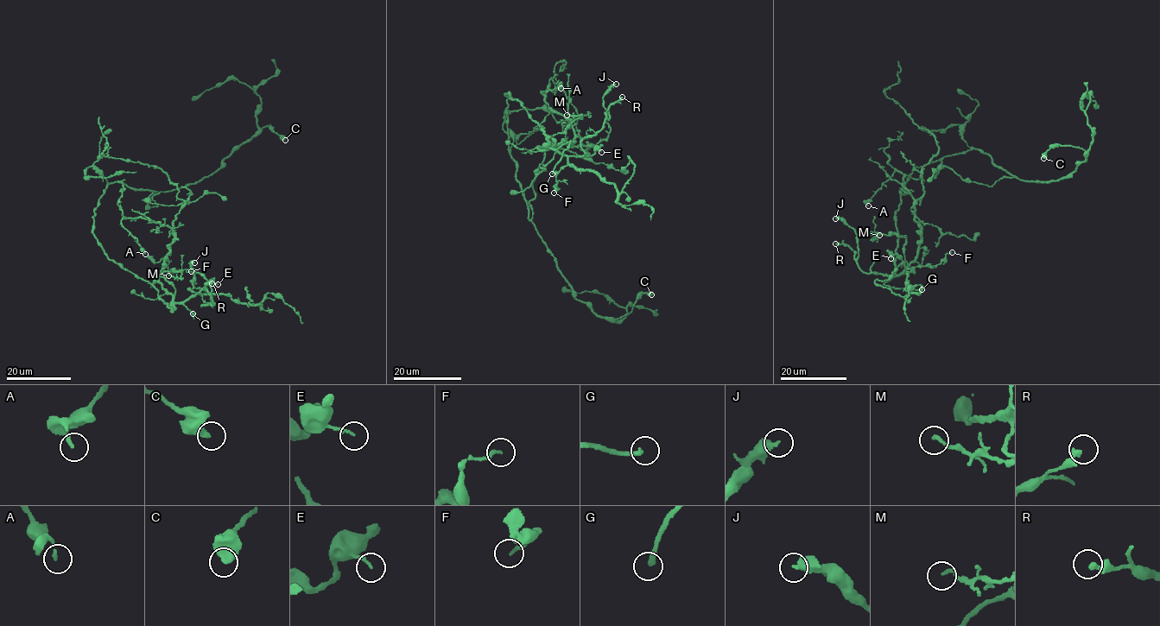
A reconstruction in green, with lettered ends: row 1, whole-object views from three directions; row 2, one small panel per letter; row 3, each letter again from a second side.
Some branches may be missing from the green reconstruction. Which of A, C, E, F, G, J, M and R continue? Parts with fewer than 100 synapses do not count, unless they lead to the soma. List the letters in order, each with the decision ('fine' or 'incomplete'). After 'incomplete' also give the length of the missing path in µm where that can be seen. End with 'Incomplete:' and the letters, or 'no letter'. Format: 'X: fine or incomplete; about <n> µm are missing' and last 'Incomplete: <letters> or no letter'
A: fine
C: fine
E: fine
F: fine
G: incomplete; about 80 µm are missing
J: fine
M: fine
R: fine
Incomplete: G

